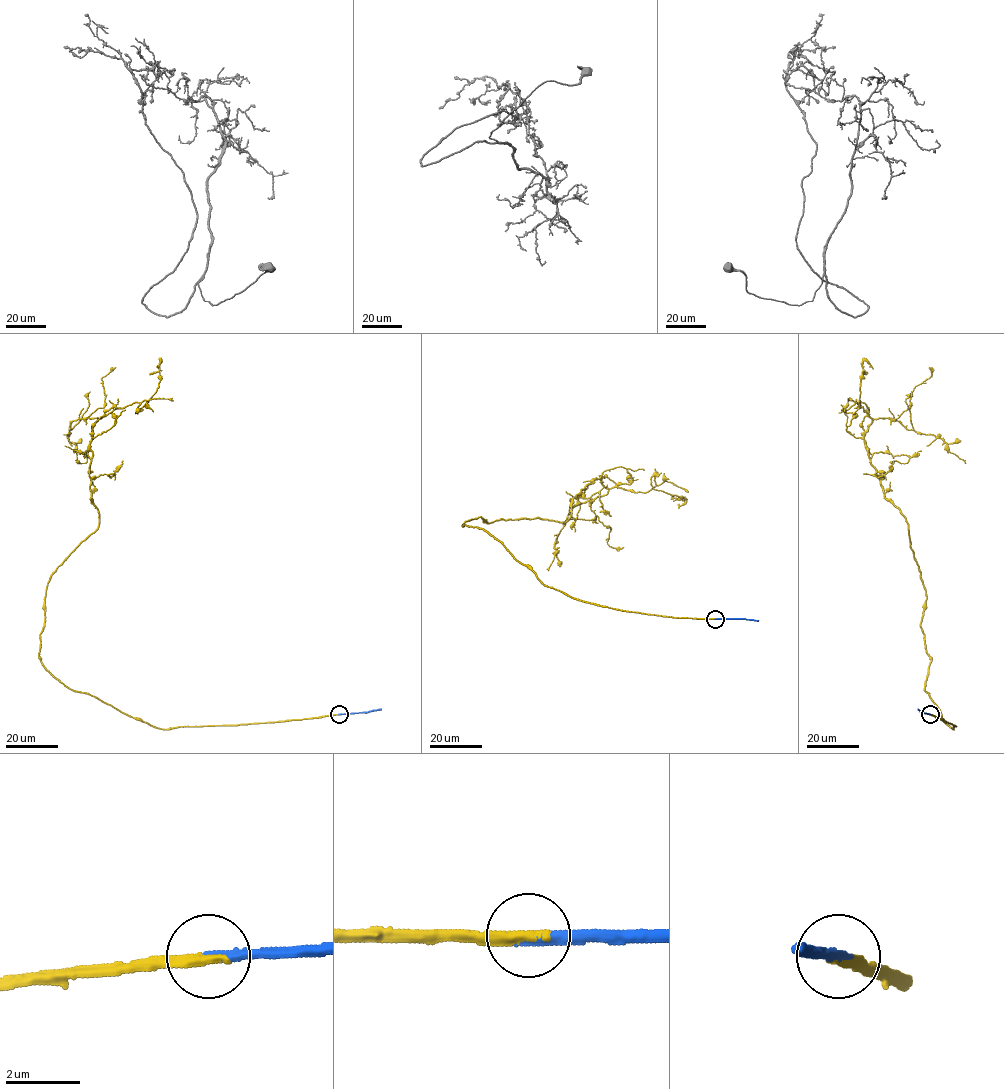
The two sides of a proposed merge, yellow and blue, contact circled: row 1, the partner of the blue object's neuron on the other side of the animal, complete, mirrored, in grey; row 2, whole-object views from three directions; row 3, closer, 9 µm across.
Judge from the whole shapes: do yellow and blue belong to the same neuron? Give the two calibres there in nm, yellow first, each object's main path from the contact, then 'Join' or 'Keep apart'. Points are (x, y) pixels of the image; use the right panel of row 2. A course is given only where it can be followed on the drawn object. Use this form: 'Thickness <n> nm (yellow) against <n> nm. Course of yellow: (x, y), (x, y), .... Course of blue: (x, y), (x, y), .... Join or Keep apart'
Thickness 320 nm (yellow) against 280 nm. Course of yellow: (929, 714), (957, 726), (924, 689), (906, 517), (871, 464), (869, 409), (845, 411), (863, 362), (873, 369). Course of blue: (930, 714), (918, 708). Join

